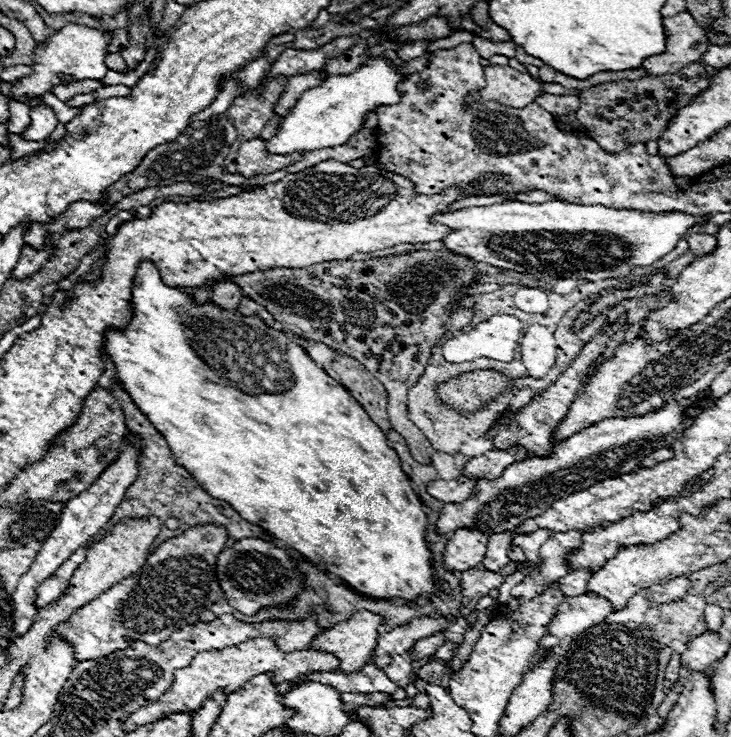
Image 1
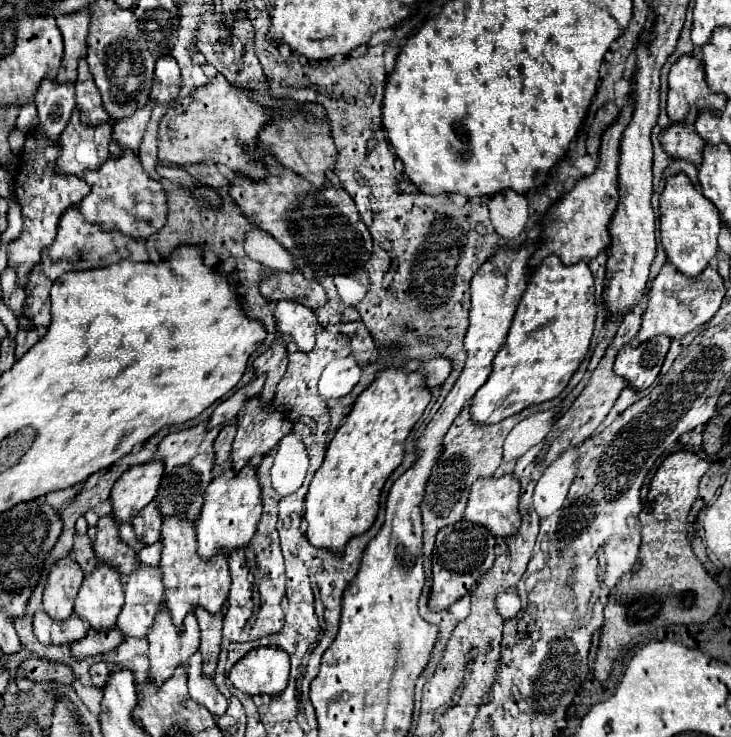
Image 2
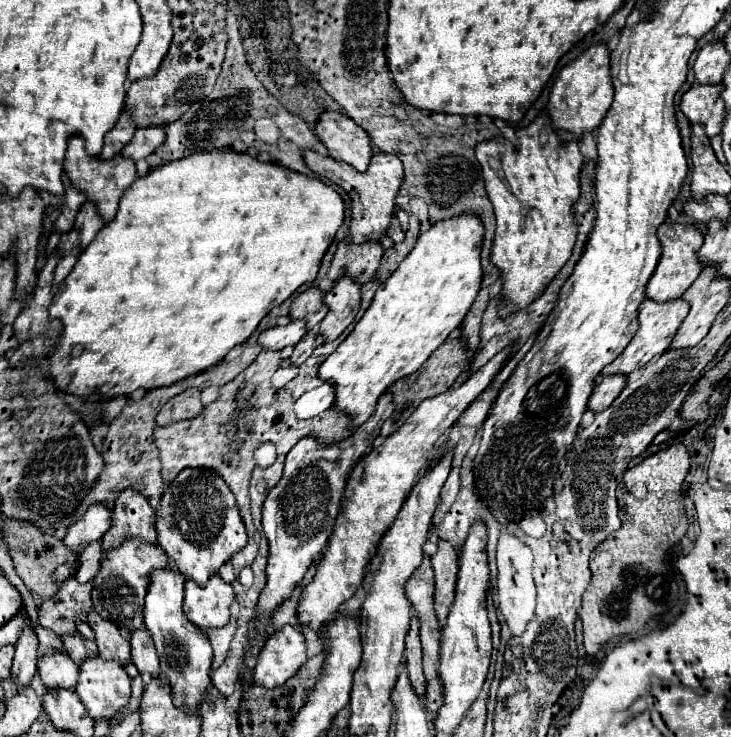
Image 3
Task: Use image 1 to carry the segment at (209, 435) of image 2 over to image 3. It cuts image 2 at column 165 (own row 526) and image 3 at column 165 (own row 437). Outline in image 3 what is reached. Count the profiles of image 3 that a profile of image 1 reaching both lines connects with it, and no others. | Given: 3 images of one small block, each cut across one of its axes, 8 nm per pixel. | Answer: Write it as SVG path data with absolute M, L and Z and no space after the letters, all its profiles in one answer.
M176 568L152 572L152 582L144 606L144 622L154 638L162 674L172 686L174 706L186 714L194 714L200 710L202 702L212 690L212 680L210 680L212 646L208 644L208 638L182 612L184 580L186 578Z

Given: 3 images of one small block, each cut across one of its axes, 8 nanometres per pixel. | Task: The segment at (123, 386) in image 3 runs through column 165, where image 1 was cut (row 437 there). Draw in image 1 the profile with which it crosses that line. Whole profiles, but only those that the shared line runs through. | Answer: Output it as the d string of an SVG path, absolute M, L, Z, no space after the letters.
M142 262L138 266L138 272L134 276L132 308L134 316L130 326L124 332L116 330L106 334L106 352L116 364L122 388L130 394L130 398L146 414L146 418L156 426L156 430L164 434L168 446L176 456L176 462L184 466L194 476L194 480L200 482L204 490L208 490L208 494L226 500L232 508L236 508L236 512L242 514L244 520L266 528L276 540L286 542L286 546L298 550L310 562L322 564L326 572L338 576L362 594L368 594L372 598L402 598L406 602L416 602L424 594L436 596L440 592L452 592L448 582L438 580L434 576L434 568L430 564L432 552L424 538L428 516L422 510L420 498L412 490L410 478L400 468L398 454L388 446L384 432L370 420L366 410L348 394L348 390L342 388L334 378L330 378L322 368L318 368L316 362L292 338L288 338L280 330L266 326L260 318L244 318L238 312L232 314L228 310L220 310L214 304L196 306L188 298L186 290L166 286L152 262Z

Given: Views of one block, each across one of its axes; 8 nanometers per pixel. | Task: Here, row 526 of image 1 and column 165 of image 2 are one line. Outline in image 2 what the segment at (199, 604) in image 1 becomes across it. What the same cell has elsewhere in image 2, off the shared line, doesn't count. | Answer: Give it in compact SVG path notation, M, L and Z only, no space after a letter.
M122 150L120 156L110 154L98 170L84 172L84 180L92 186L90 194L80 202L80 212L88 222L98 224L104 230L120 230L134 238L148 238L166 224L166 190L144 172L136 152Z

